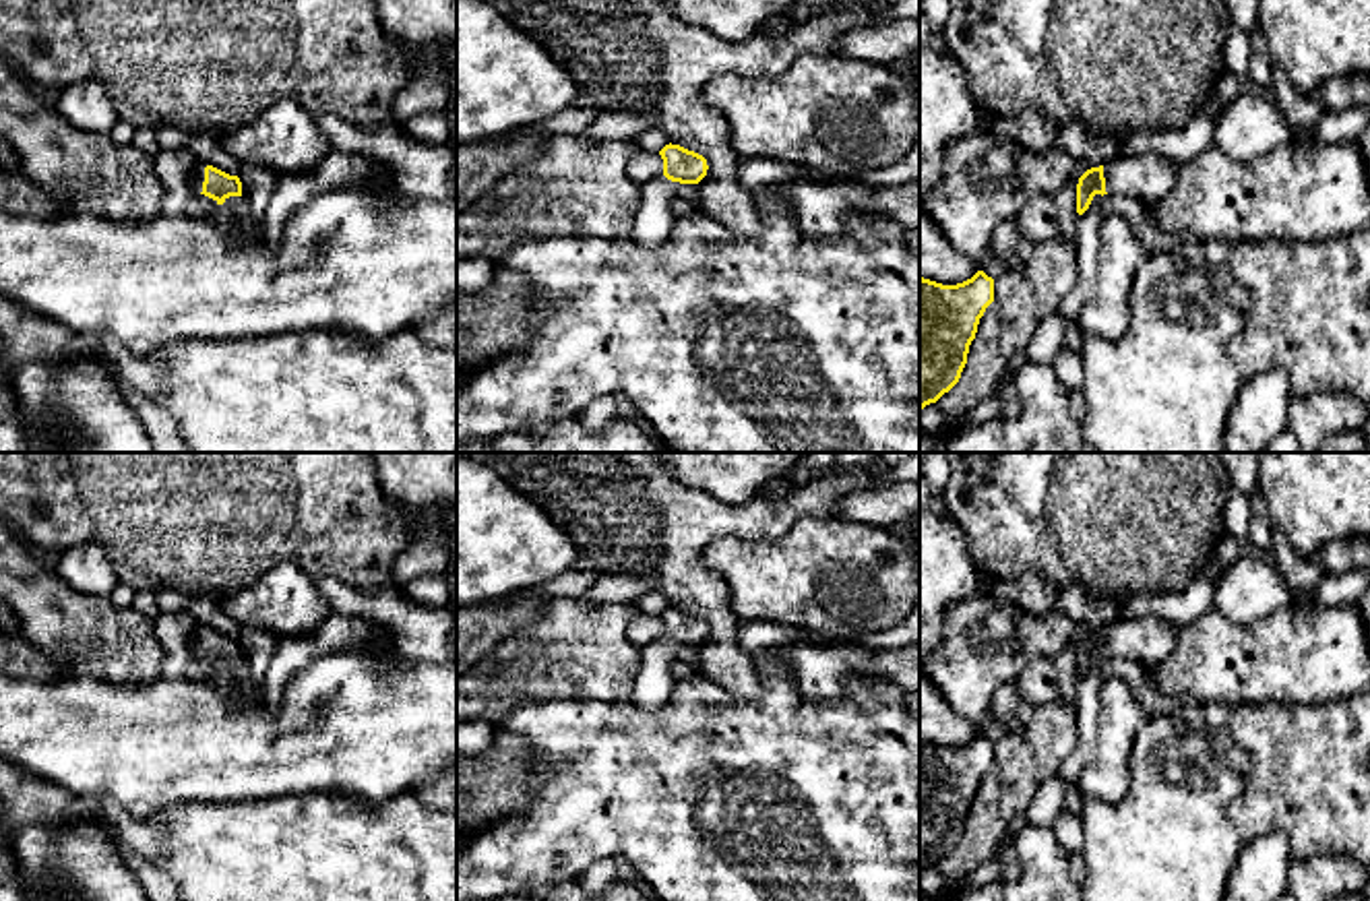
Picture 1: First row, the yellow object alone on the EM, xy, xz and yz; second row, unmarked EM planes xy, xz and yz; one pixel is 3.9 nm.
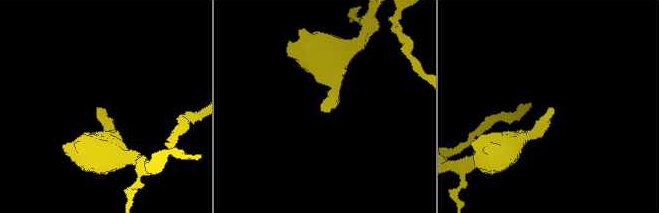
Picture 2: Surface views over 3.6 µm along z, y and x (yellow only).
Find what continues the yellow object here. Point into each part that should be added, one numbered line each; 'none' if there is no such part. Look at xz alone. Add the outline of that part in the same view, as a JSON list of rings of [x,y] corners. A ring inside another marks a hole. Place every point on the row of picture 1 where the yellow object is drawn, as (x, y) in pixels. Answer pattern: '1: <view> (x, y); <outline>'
1: xz (654, 222); [[[663,174],[641,186],[641,207],[632,225],[630,240],[636,246],[659,246],[672,231],[676,215],[672,203],[680,196],[682,184]]]

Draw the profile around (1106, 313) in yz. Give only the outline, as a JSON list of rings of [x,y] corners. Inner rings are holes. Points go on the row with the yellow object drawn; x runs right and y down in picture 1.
[[[1108,215],[1099,227],[1097,279],[1077,318],[1085,337],[1116,341],[1130,324],[1130,285],[1145,252],[1128,219]]]

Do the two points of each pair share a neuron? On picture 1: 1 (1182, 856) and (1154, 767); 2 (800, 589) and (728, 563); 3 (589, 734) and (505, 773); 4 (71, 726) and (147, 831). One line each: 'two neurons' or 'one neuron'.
1: one neuron
2: one neuron
3: two neurons
4: two neurons

